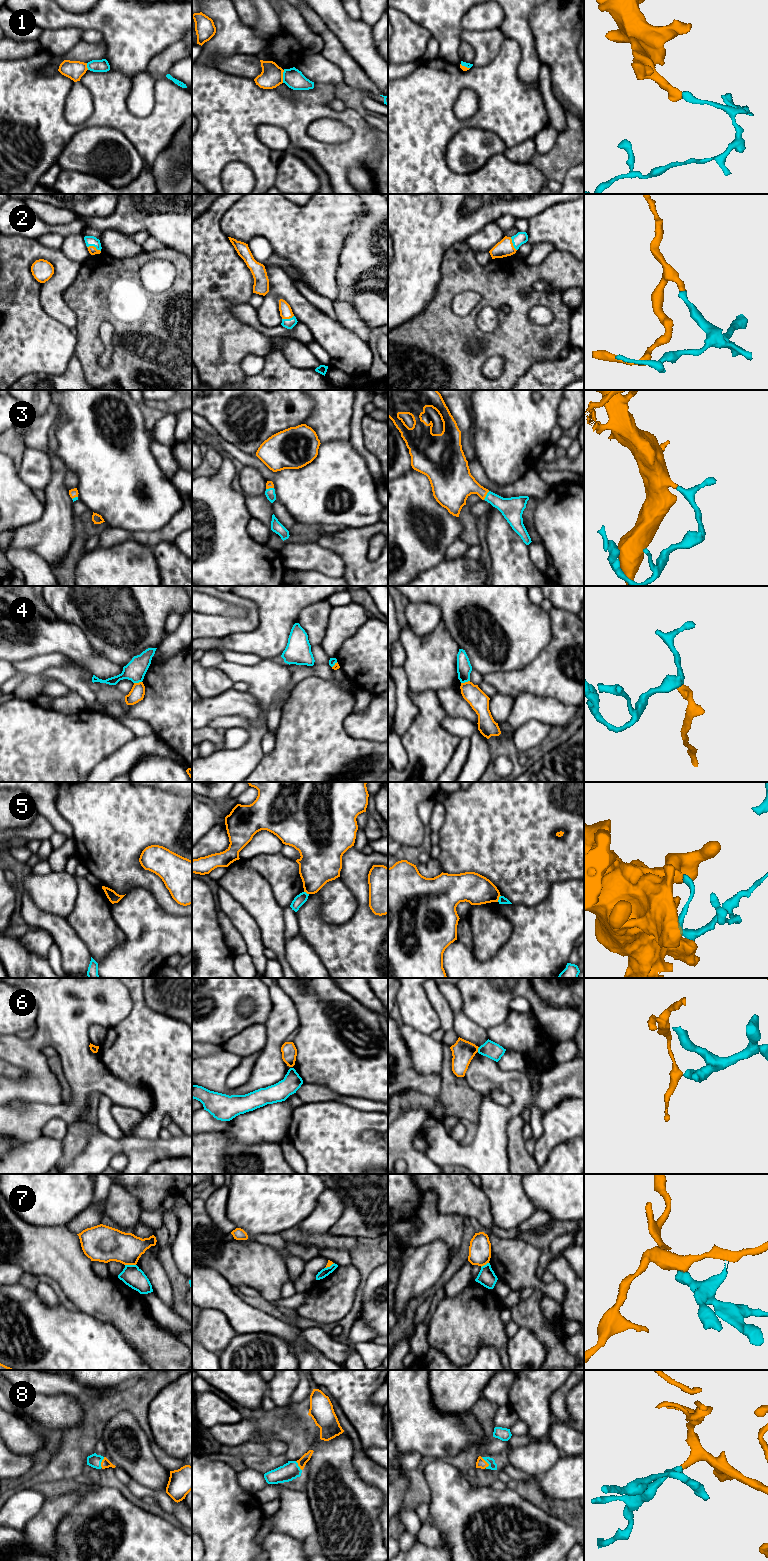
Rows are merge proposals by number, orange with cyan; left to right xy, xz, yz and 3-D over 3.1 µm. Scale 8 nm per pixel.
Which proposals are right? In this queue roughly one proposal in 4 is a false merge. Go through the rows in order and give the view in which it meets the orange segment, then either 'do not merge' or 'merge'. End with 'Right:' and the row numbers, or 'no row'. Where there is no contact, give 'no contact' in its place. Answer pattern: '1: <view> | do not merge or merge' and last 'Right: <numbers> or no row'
1: xz | do not merge
2: xy | merge
3: yz | merge
4: yz | do not merge
5: yz | do not merge
6: yz | do not merge
7: xy | do not merge
8: yz | merge
Right: 2, 3, 8

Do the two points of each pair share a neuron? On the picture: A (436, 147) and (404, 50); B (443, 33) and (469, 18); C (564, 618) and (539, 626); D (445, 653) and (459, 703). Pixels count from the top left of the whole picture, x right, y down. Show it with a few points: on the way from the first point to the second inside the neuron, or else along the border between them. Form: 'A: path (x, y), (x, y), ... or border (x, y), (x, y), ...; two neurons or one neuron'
A: border (422, 57), (417, 62); two neurons
B: border (468, 10), (461, 21), (463, 29); two neurons
C: border (548, 612), (550, 618), (550, 641), (546, 645); two neurons
D: border (458, 679), (455, 684), (436, 691); two neurons

